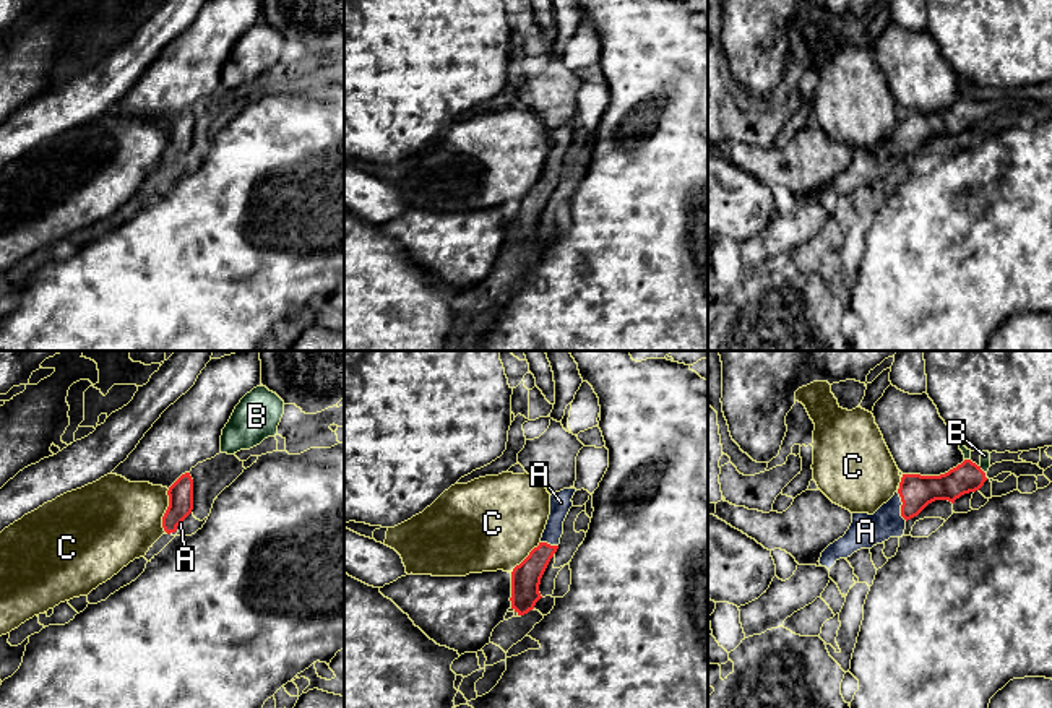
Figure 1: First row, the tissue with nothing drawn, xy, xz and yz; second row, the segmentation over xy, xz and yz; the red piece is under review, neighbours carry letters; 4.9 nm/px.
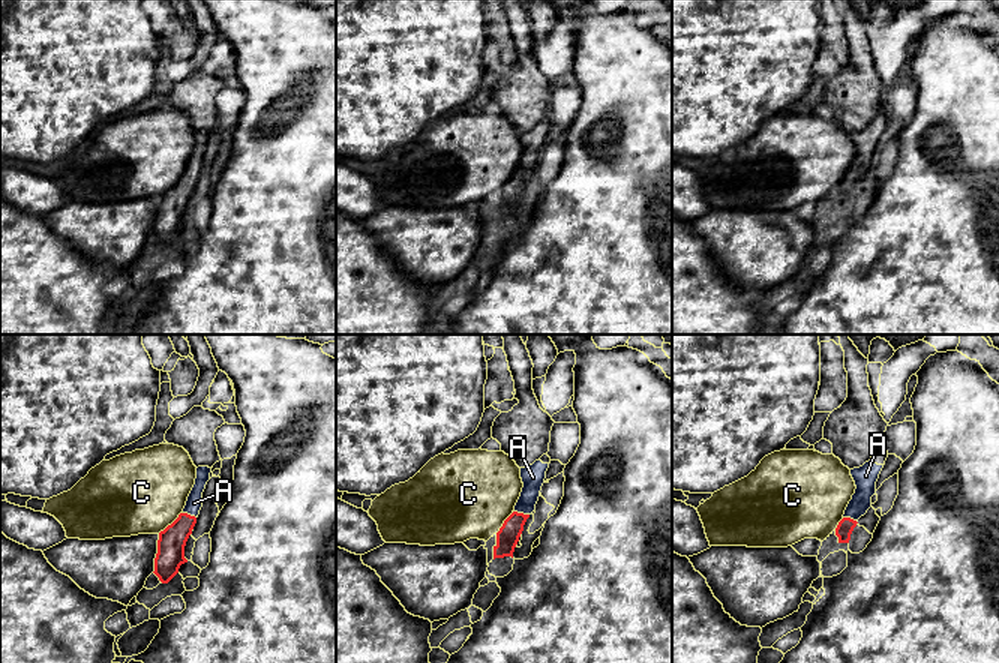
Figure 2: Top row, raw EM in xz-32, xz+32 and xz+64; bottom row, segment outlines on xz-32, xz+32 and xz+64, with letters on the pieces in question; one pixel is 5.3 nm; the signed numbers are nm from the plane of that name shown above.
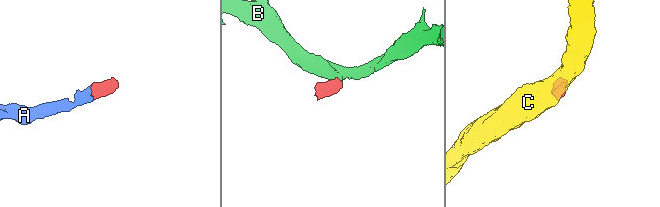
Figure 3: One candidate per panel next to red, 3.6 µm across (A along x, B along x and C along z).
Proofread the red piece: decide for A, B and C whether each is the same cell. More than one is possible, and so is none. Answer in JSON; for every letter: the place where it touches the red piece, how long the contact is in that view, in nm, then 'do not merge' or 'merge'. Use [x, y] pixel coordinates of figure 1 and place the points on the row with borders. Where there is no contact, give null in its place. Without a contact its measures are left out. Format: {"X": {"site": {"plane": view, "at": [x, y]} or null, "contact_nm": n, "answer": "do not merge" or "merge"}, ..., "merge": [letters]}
{"A": {"site": {"plane": "yz", "at": [903, 504]}, "contact_nm": 180, "answer": "merge"}, "B": {"site": {"plane": "yz", "at": [981, 470]}, "contact_nm": 50, "answer": "do not merge"}, "C": {"site": {"plane": "xy", "at": [166, 510]}, "contact_nm": 220, "answer": "do not merge"}, "merge": ["A"]}

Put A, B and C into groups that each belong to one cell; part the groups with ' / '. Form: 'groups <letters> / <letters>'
groups A / B / C

